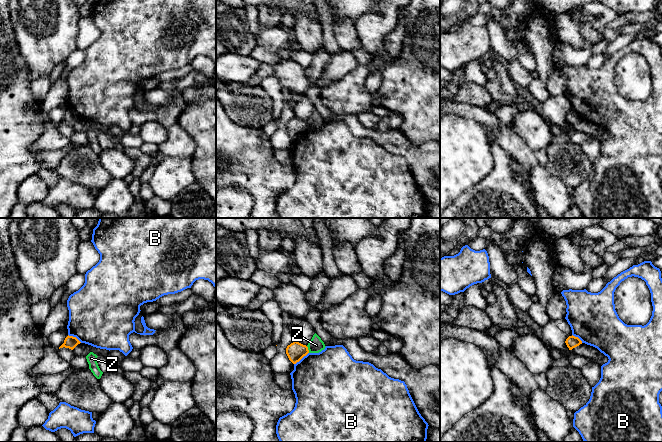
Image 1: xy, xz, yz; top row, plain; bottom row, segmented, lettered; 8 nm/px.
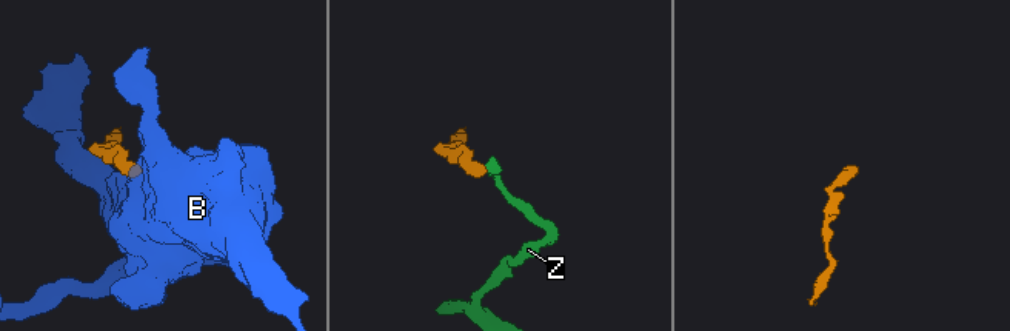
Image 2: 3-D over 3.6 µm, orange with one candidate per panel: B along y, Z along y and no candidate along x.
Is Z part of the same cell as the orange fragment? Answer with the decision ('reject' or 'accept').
reject

